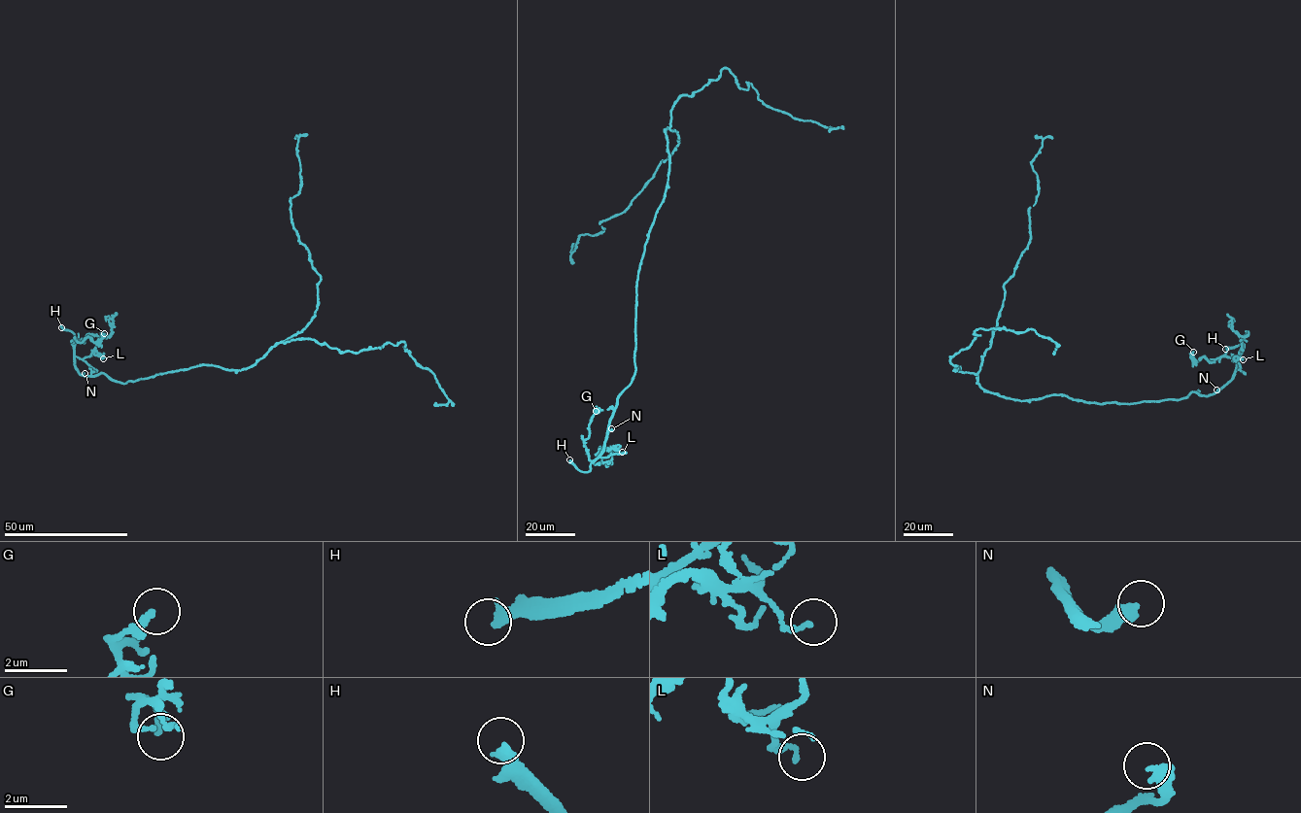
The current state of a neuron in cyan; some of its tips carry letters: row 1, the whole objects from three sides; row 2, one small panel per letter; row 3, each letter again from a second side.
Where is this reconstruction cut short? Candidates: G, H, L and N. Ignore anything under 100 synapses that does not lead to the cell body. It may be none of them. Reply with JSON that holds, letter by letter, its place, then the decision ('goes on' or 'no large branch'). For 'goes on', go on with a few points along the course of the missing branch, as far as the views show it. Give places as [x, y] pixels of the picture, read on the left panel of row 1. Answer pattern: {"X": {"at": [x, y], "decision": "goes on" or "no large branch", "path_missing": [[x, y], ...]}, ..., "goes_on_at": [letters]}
{"G": {"at": [104, 333], "decision": "no large branch"}, "H": {"at": [61, 327], "decision": "goes on"}, "L": {"at": [103, 358], "decision": "no large branch"}, "N": {"at": [85, 373], "decision": "no large branch"}, "goes_on_at": ["H"]}

